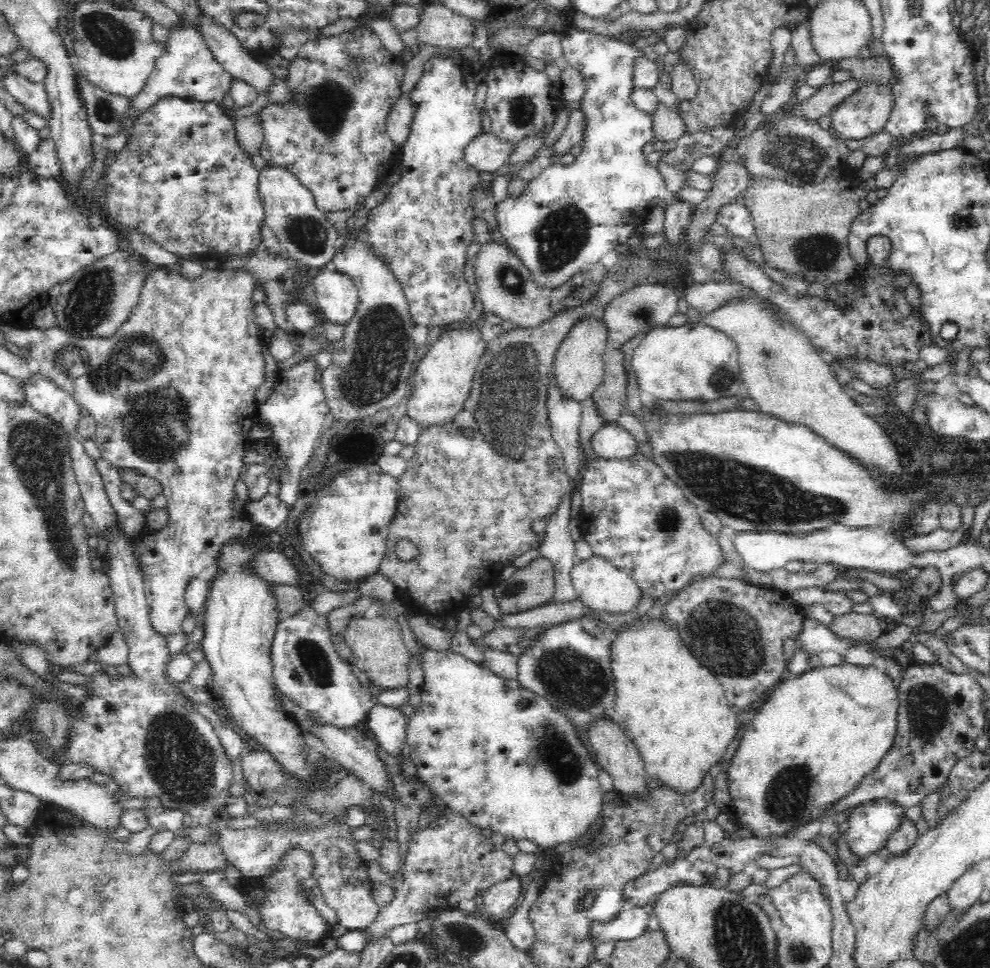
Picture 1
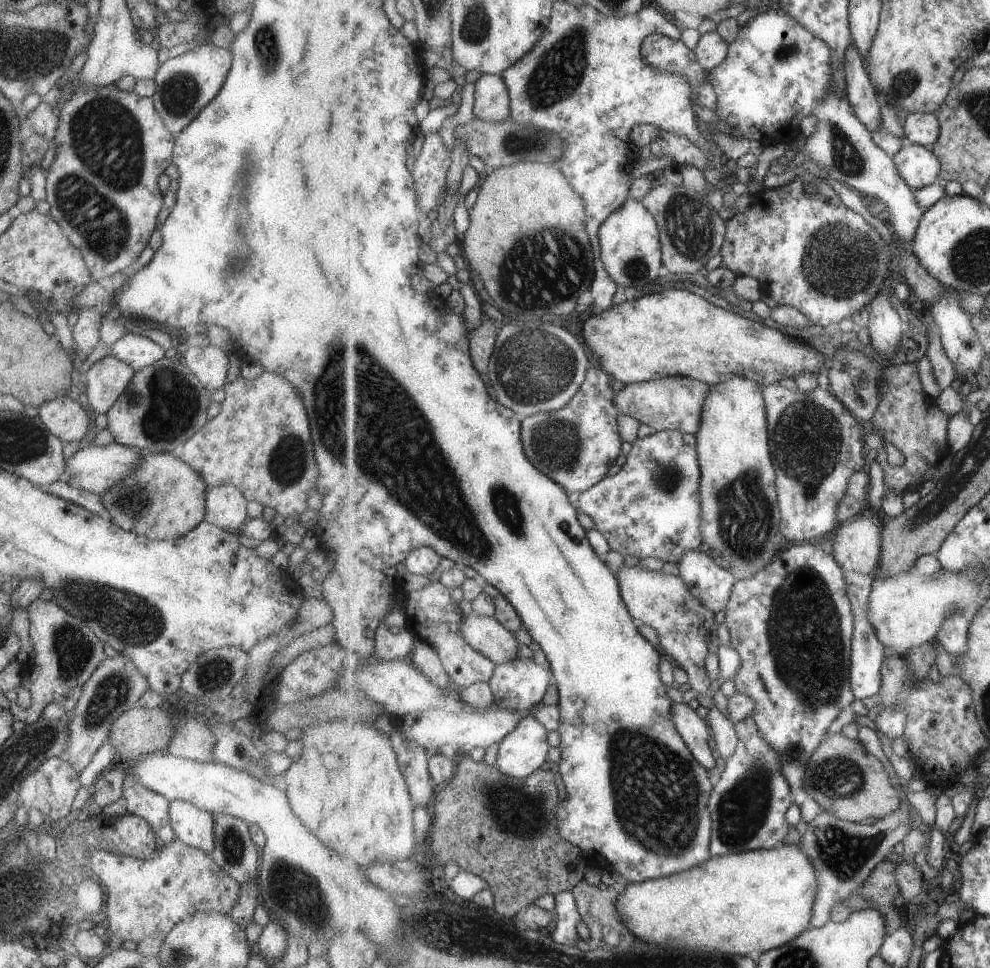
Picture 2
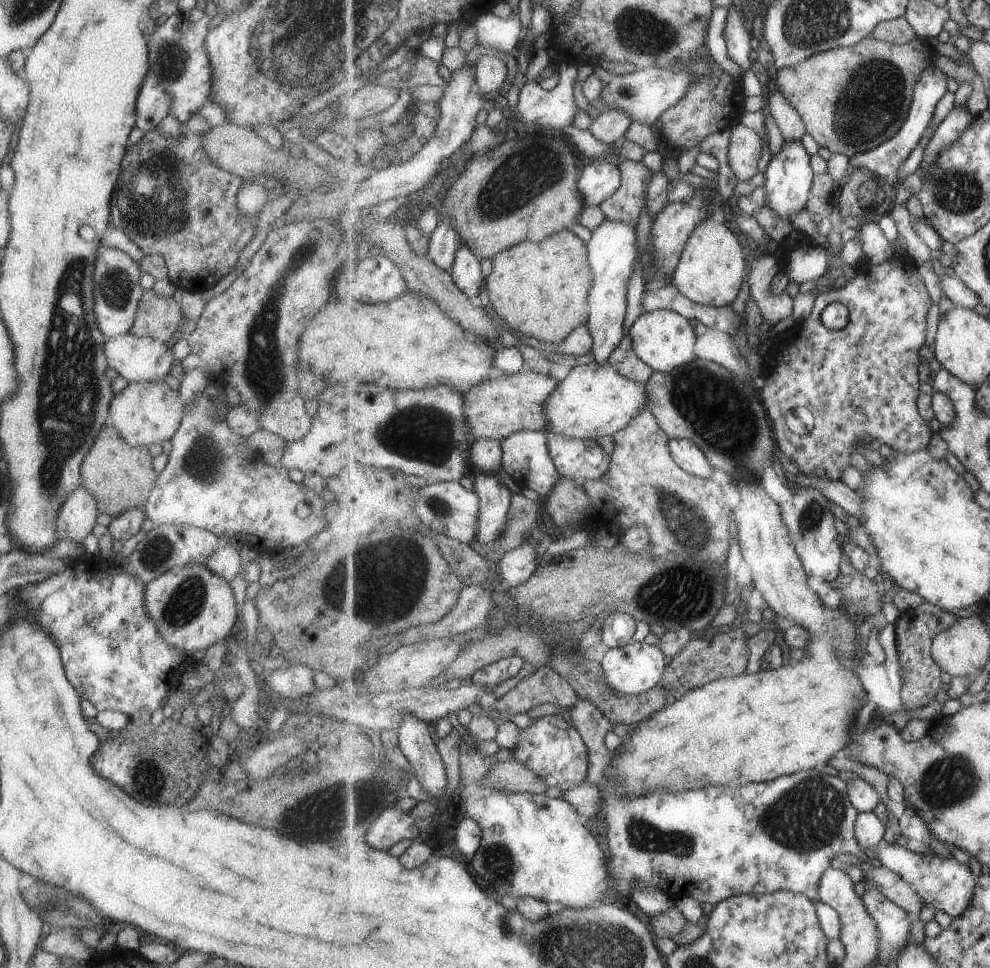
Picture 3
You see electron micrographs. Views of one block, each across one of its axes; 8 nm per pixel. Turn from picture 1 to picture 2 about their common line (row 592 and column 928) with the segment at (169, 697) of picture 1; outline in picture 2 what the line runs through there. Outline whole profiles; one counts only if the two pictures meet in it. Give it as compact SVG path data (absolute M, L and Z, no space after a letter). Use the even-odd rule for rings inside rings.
M914 113L905 124L908 143L933 147L941 139L941 120L937 113Z

